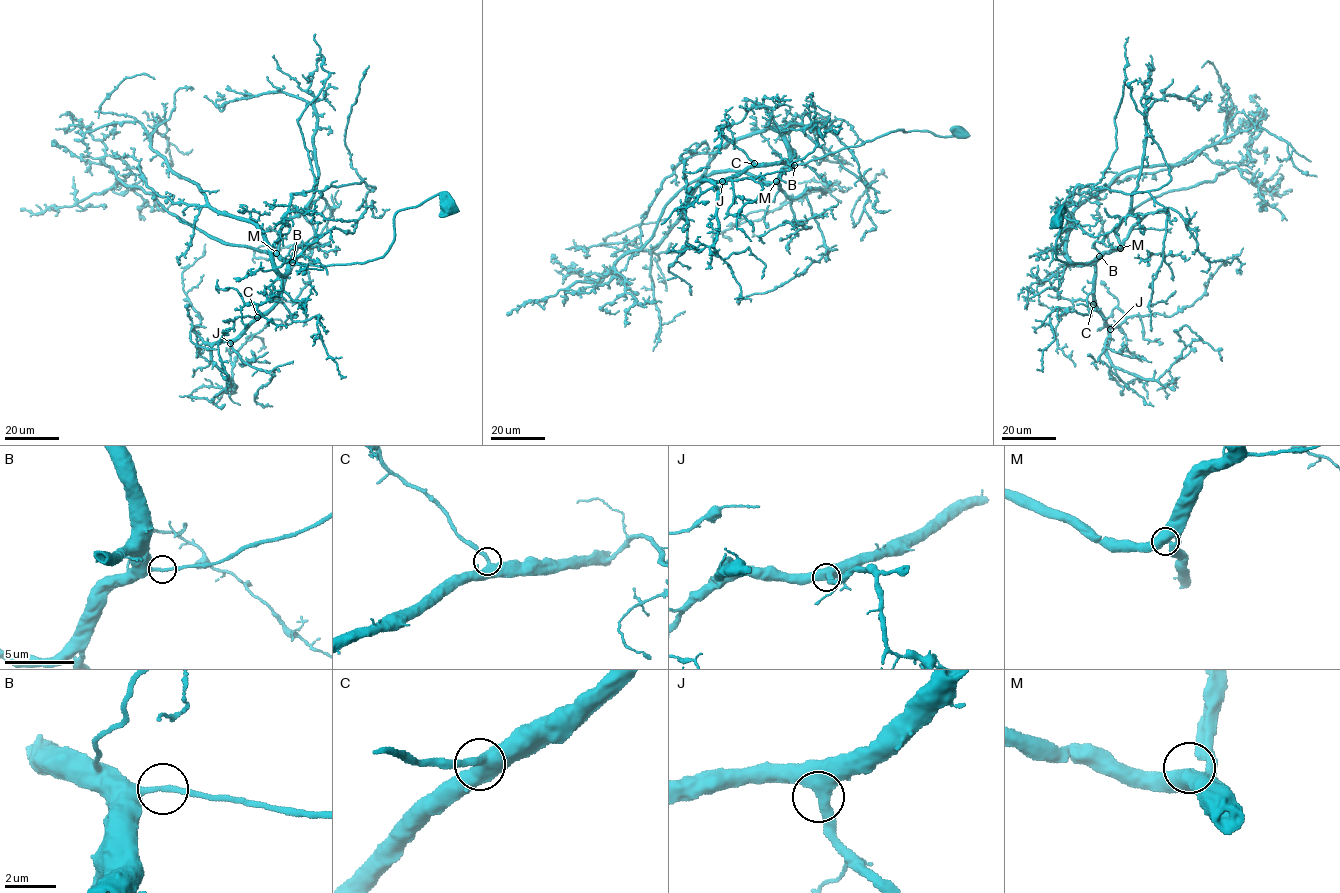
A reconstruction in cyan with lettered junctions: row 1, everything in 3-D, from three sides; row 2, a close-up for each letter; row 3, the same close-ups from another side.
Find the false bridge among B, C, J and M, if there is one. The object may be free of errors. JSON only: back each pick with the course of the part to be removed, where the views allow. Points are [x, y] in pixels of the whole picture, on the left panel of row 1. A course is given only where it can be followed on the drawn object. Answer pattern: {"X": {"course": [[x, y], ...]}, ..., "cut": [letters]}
{"cut": []}

